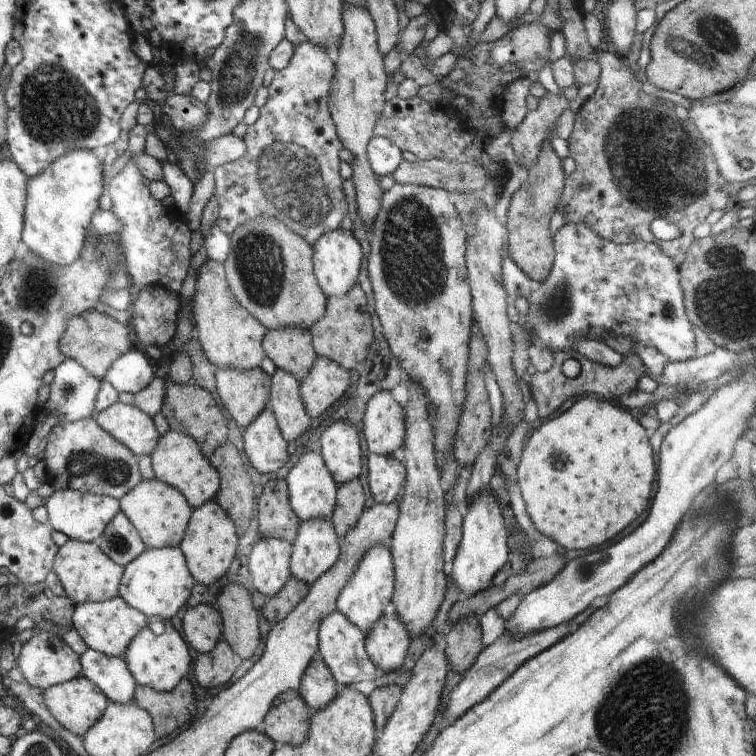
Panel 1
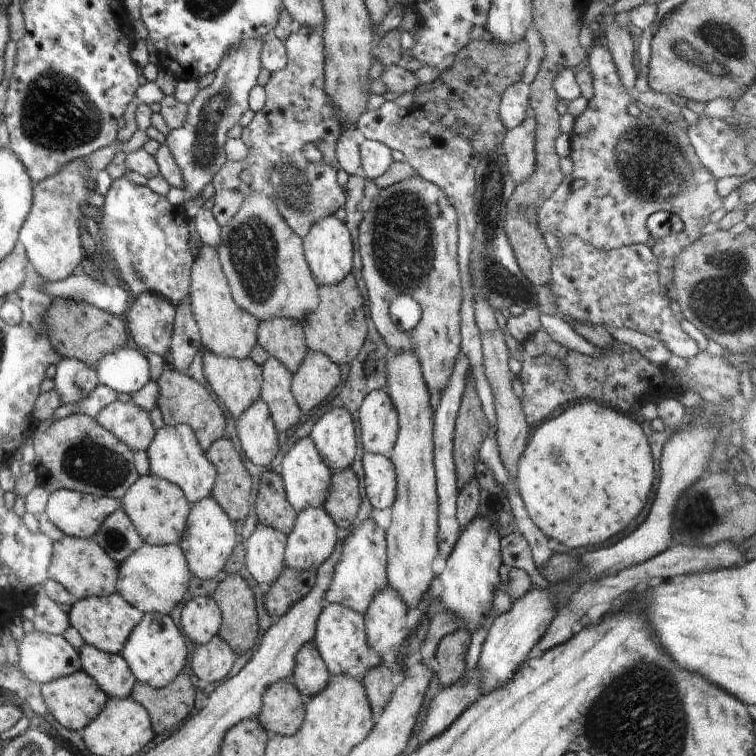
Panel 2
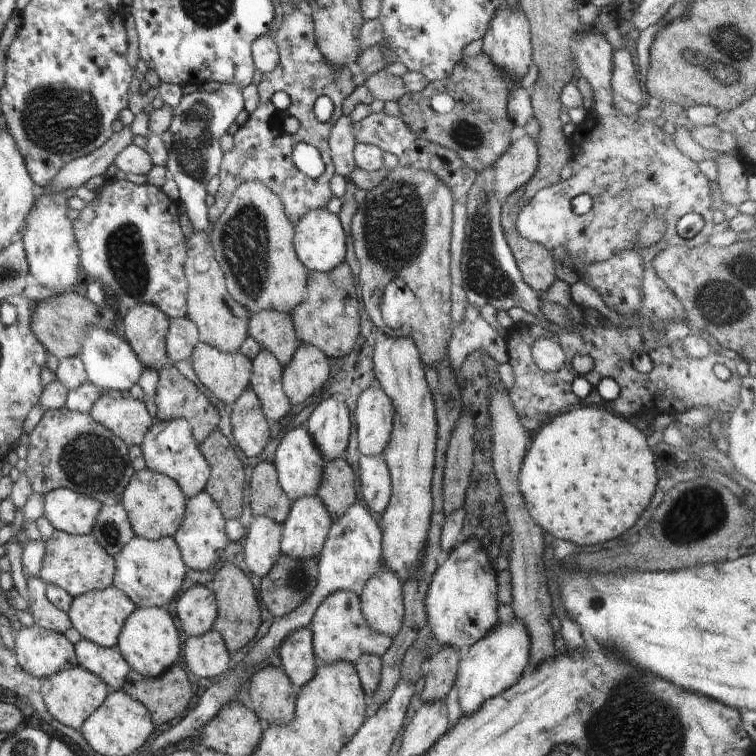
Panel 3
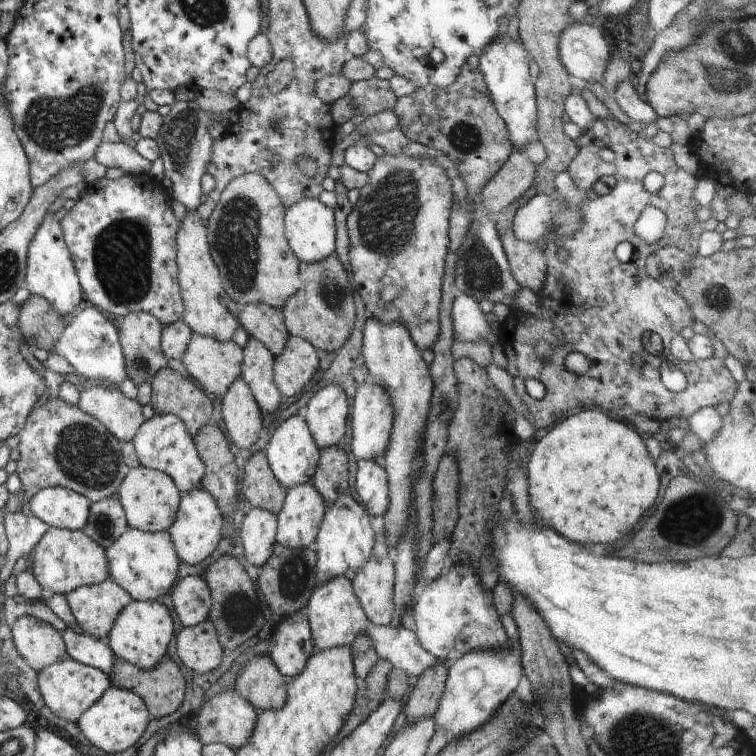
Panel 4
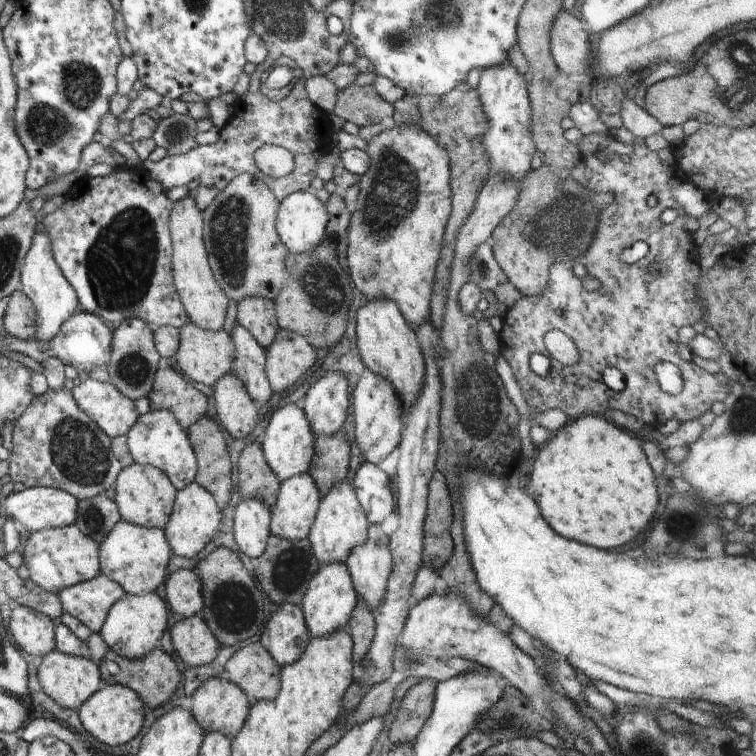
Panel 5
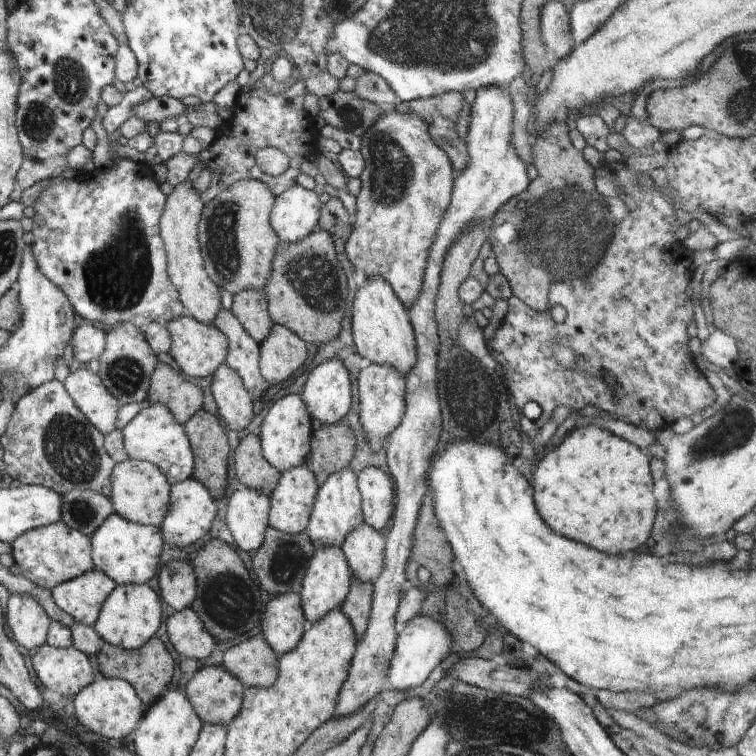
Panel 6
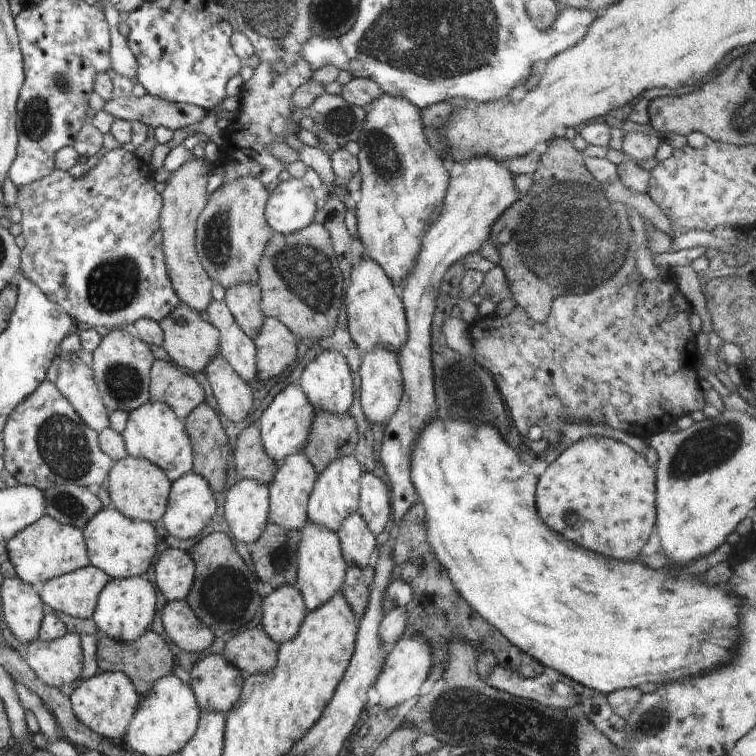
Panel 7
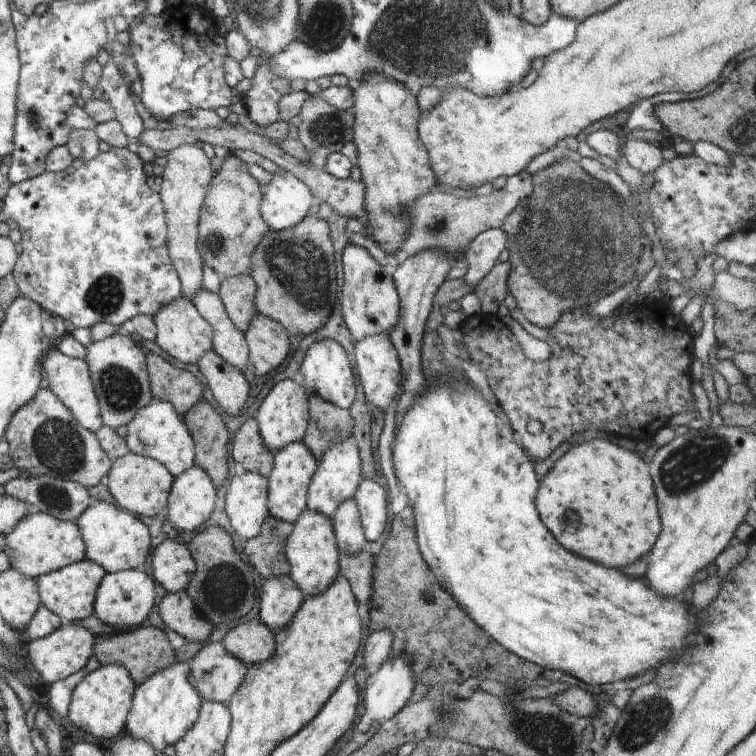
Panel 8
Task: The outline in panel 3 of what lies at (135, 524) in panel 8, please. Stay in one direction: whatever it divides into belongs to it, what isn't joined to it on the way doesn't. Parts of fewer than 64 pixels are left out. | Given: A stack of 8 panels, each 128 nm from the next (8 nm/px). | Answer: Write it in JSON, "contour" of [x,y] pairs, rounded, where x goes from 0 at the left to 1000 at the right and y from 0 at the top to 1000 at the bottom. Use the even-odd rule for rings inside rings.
{"contour":[[[177,708],[149,741],[152,742],[149,775],[167,786],[180,804],[216,804],[230,788],[238,786],[235,780],[241,778],[247,753],[229,710],[200,714]]]}

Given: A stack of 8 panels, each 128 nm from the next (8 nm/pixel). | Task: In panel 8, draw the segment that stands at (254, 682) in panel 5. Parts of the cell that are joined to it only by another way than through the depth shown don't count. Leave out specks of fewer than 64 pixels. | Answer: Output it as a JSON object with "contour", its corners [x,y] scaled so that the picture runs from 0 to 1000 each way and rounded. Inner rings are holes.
{"contour":[[[341,820],[312,825],[294,848],[299,861],[323,874],[327,881],[362,870],[362,837]]]}

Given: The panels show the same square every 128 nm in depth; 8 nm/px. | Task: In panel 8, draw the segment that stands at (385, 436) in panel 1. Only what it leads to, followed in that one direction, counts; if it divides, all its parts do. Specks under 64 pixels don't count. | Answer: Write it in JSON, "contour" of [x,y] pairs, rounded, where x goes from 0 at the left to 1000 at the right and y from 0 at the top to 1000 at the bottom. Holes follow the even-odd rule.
{"contour":[[[512,442],[492,443],[471,451],[468,458],[468,474],[471,474],[471,499],[479,508],[479,517],[483,521],[484,532],[492,540],[503,540],[509,544],[524,525],[529,515],[529,504],[533,503],[532,487],[524,460],[519,456]]]}

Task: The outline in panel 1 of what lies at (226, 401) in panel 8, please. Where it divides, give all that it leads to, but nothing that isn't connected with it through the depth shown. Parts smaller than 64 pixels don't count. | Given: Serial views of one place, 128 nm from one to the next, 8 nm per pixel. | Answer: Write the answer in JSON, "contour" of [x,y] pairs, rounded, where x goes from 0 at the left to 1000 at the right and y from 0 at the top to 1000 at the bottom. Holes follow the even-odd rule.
{"contour":[[[357,533],[320,574],[331,612],[345,627],[366,624],[381,611],[381,587],[370,571]]]}

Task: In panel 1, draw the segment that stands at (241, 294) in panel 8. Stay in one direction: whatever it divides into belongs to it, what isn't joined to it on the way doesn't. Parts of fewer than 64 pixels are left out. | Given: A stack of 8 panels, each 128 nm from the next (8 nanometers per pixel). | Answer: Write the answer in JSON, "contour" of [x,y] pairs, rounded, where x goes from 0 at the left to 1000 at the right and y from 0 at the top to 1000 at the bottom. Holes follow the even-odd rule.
{"contour":[[[393,431],[353,437],[347,458],[366,487],[388,495],[396,504],[405,500],[421,471],[409,435]]]}

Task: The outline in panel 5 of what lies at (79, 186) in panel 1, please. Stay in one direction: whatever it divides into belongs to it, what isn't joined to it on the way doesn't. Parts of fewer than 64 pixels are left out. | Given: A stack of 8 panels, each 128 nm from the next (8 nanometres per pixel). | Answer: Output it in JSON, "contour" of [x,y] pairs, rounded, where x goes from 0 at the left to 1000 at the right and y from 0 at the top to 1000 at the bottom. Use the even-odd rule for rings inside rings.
{"contour":[[[58,307],[46,310],[41,319],[40,329],[28,356],[25,377],[28,386],[45,405],[48,426],[46,442],[44,443],[45,451],[63,454],[70,450],[78,442],[87,423],[91,423],[104,410],[106,403],[102,390],[77,356],[67,336],[66,317]]]}

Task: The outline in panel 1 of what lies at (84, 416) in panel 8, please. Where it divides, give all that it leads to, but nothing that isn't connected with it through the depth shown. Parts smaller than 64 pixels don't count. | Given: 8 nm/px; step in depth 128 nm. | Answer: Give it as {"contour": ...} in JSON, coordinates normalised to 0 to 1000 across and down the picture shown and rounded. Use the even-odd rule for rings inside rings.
{"contour":[[[153,530],[124,549],[135,569],[167,589],[184,604],[198,604],[209,590],[212,574],[200,550],[177,536]]]}

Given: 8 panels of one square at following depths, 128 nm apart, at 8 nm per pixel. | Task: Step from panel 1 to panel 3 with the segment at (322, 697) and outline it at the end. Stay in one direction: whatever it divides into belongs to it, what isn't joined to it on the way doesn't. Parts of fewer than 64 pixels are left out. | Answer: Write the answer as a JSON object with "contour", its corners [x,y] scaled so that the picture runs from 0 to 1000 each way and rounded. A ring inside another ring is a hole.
{"contour":[[[409,829],[388,833],[378,844],[373,845],[368,857],[366,877],[389,907],[396,911],[405,907],[418,886],[423,874],[414,858],[413,835]]]}

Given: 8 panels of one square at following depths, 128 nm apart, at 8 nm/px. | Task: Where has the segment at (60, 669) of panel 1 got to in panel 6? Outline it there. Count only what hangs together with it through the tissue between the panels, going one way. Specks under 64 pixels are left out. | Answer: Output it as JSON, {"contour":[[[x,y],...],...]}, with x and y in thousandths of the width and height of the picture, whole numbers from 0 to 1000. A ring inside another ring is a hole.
{"contour":[[[13,784],[7,823],[26,856],[44,864],[61,851],[62,835],[69,821],[40,788]]]}

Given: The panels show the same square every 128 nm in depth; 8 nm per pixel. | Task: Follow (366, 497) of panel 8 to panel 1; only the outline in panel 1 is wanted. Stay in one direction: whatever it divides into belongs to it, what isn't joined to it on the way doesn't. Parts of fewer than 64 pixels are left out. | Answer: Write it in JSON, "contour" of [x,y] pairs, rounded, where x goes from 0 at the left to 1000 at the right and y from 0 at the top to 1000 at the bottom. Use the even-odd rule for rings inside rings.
{"contour":[[[487,602],[487,640],[500,667],[528,661],[537,635],[537,619],[521,603]]]}

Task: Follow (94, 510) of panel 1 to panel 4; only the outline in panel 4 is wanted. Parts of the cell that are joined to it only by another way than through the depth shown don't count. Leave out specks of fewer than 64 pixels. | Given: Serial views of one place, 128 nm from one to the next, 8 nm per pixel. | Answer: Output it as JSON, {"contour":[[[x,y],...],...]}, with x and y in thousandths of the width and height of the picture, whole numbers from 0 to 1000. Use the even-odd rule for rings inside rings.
{"contour":[[[60,644],[40,660],[33,659],[41,680],[63,697],[110,701],[122,667],[110,655],[83,644]]]}

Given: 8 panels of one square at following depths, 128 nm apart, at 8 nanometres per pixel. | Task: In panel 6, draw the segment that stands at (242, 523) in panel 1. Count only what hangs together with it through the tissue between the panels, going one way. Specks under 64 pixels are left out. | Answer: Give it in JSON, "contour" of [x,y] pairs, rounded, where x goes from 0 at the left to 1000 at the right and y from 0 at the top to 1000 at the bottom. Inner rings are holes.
{"contour":[[[263,541],[243,562],[243,570],[249,577],[255,599],[255,624],[254,632],[263,636],[280,656],[280,660],[288,661],[296,653],[300,638],[300,606],[303,599],[303,587],[300,575],[292,558],[270,541]]]}

